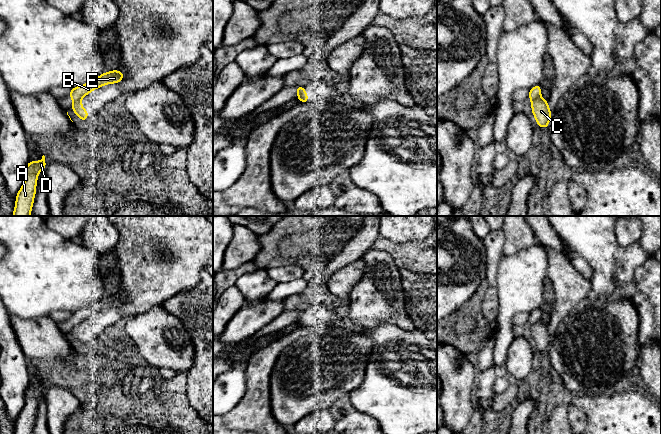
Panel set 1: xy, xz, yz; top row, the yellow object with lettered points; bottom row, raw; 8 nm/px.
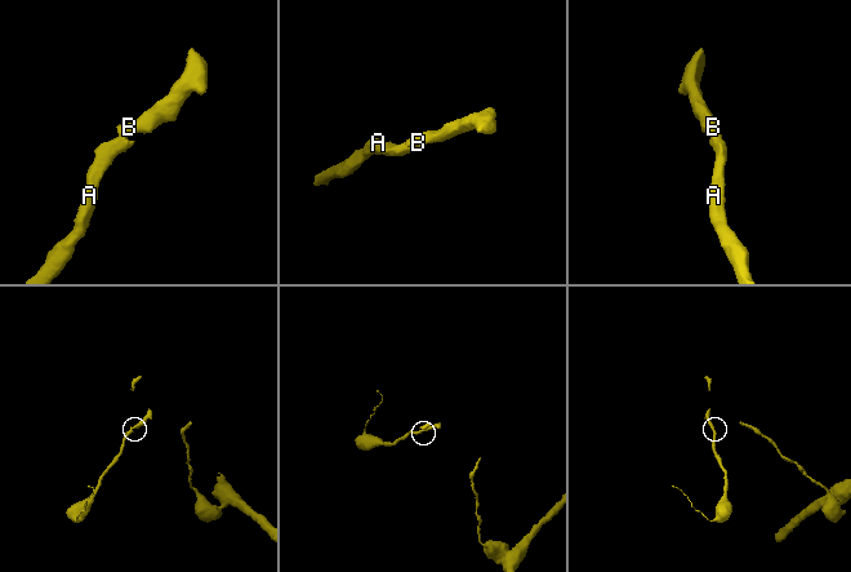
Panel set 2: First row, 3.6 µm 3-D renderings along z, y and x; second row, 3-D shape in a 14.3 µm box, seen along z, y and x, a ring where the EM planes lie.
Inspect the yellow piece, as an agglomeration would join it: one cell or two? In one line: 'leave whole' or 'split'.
split

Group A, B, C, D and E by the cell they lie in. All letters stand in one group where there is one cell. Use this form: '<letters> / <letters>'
A C D / B E

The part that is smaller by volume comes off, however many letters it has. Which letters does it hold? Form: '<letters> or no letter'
B, E

